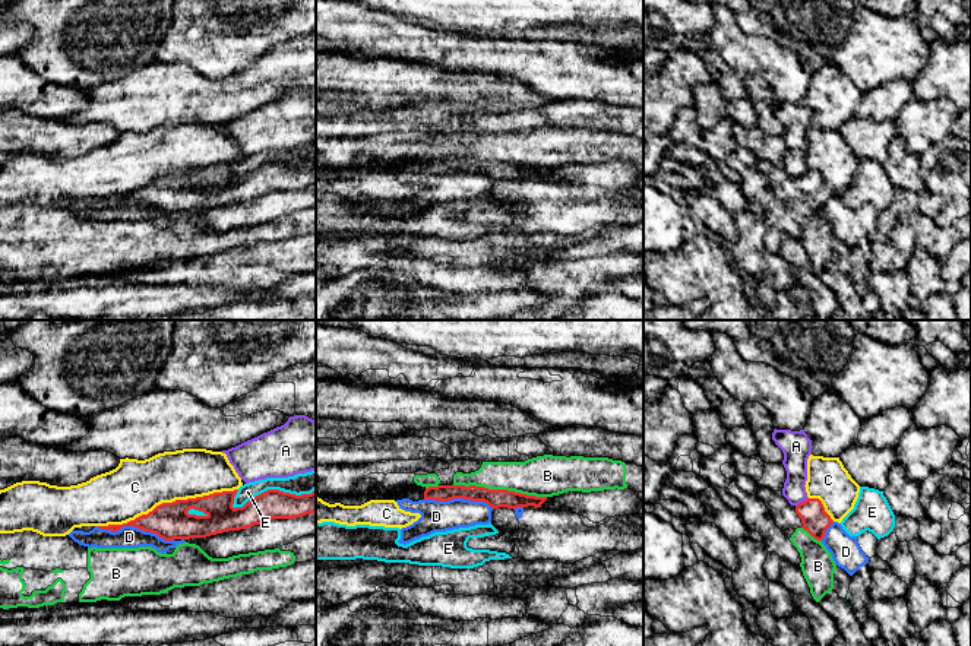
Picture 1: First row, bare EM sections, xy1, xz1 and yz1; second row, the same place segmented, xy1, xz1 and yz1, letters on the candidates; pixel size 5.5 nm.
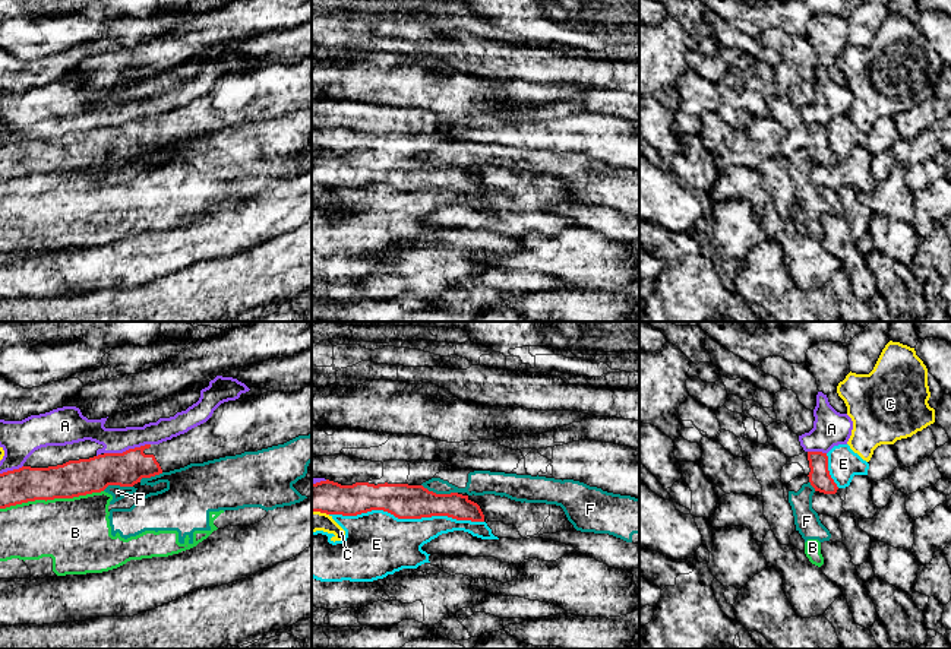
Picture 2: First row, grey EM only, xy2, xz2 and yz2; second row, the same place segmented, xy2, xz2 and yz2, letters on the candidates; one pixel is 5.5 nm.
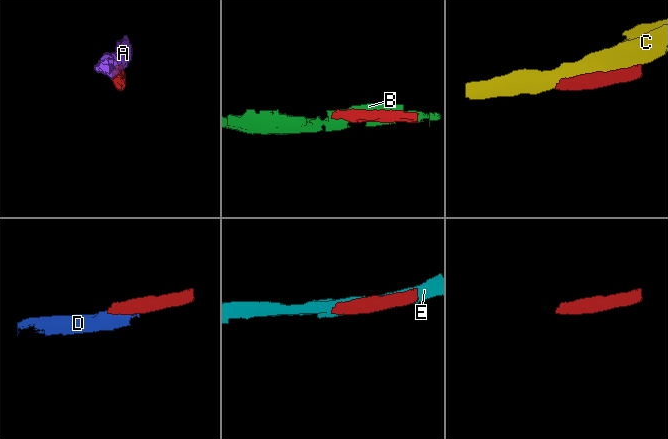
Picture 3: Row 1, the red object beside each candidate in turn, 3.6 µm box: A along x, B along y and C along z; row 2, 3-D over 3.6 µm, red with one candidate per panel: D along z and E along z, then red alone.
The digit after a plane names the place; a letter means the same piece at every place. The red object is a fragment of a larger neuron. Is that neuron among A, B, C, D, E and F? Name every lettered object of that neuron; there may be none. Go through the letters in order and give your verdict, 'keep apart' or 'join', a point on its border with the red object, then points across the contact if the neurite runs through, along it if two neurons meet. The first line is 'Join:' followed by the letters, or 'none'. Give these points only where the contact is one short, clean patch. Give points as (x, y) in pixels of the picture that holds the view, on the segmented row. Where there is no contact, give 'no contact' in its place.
Join: none
A: keep apart; contact xy2 (126, 450)
B: keep apart; contact xy2 (51, 499)
C: keep apart; contact xy1 (167, 503)
D: keep apart; contact xy1 (135, 526)
E: keep apart; contact xz2 (407, 518)
F: keep apart; contact xz2 (439, 494); border xz2 (422, 484), (436, 493), (457, 493)

